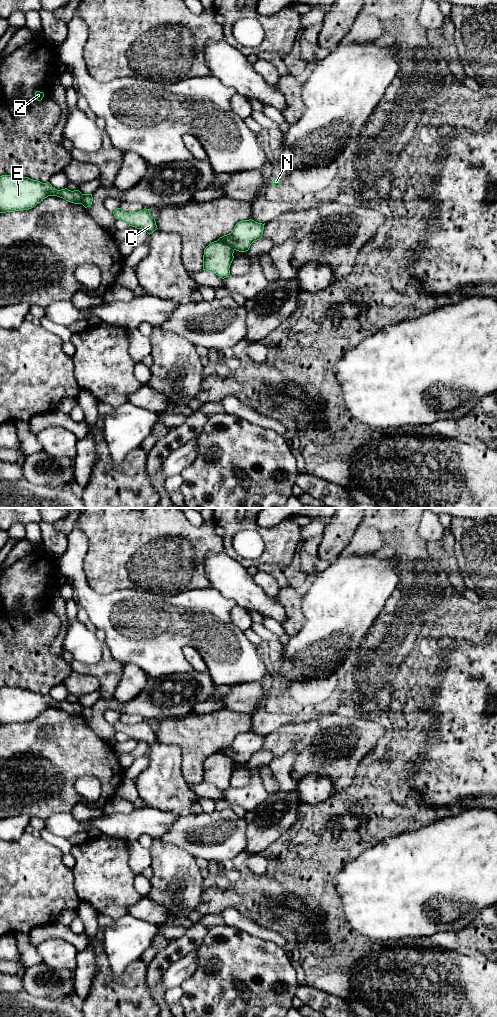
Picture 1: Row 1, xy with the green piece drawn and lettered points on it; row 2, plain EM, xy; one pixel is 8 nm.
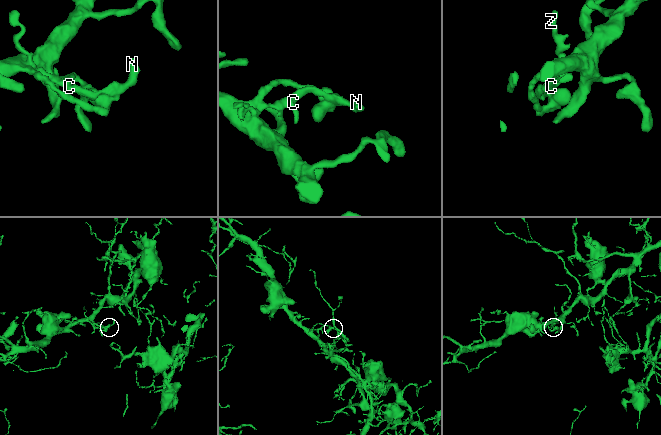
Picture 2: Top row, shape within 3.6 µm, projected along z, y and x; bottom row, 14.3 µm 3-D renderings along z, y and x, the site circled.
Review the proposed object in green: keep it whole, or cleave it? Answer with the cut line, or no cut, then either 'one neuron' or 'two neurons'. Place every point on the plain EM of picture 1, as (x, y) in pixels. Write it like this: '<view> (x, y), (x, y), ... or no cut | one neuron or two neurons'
xy (217, 752), (228, 755), (234, 761) | two neurons

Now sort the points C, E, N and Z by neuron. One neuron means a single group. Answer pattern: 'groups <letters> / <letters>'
groups C N Z / E

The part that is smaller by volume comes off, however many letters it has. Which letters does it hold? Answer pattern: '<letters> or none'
C, N, Z

